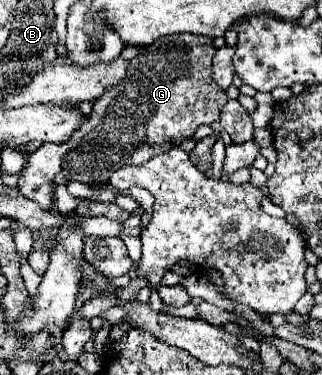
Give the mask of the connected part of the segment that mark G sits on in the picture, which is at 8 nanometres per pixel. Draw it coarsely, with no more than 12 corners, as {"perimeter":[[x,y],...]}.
{"perimeter":[[172,34],[130,60],[68,142],[30,154],[22,196],[108,182],[218,120],[212,38]]}

